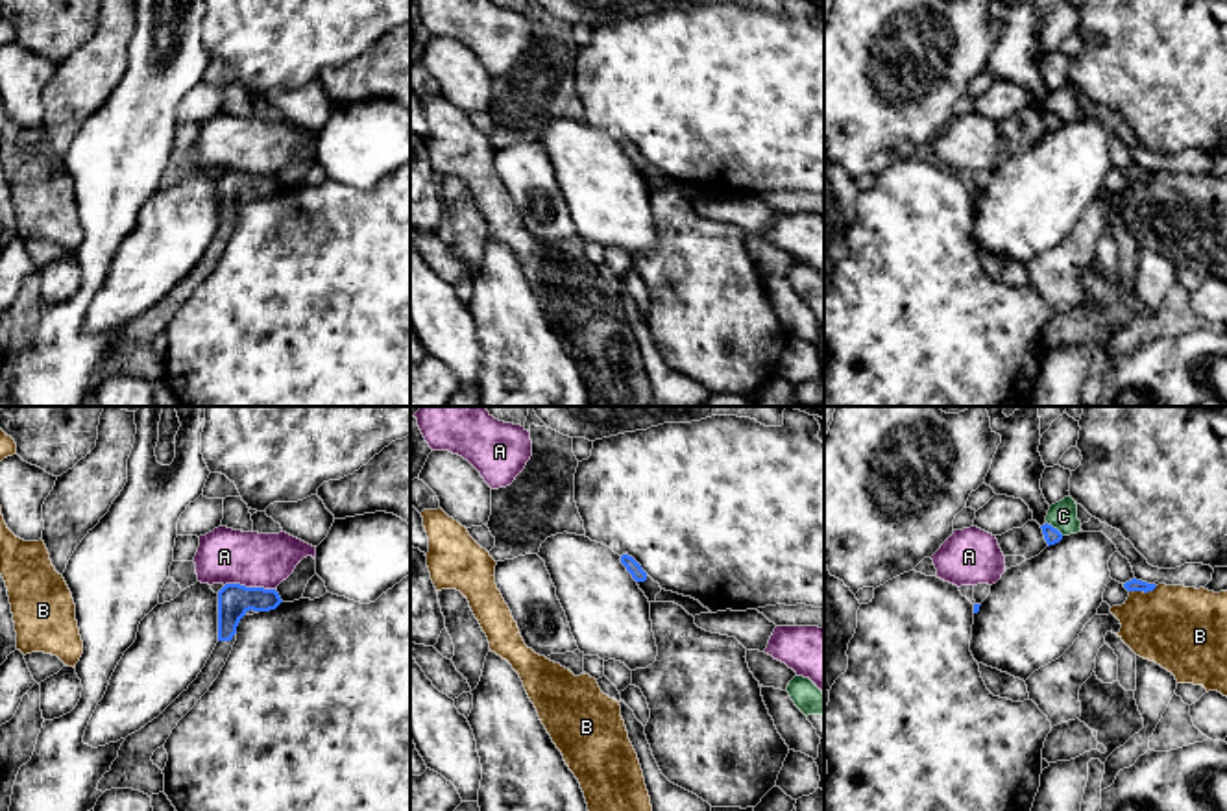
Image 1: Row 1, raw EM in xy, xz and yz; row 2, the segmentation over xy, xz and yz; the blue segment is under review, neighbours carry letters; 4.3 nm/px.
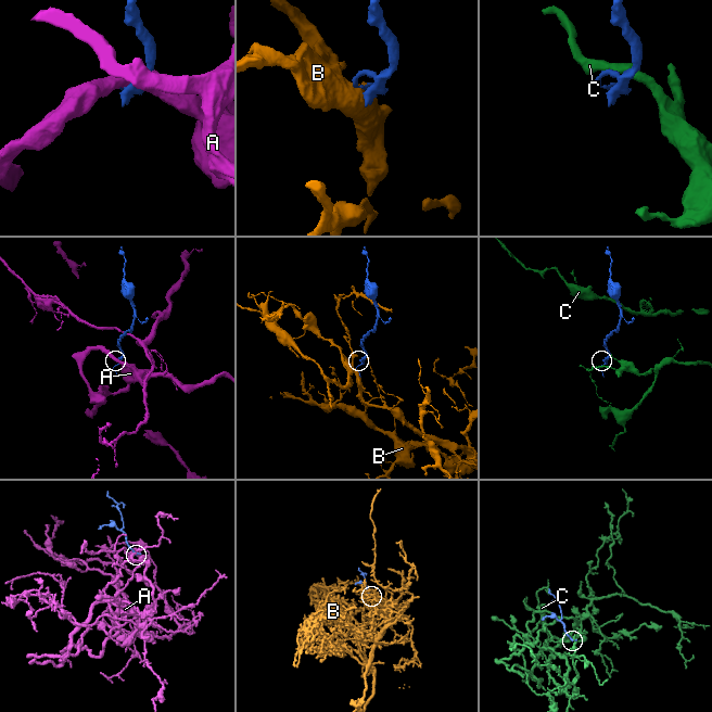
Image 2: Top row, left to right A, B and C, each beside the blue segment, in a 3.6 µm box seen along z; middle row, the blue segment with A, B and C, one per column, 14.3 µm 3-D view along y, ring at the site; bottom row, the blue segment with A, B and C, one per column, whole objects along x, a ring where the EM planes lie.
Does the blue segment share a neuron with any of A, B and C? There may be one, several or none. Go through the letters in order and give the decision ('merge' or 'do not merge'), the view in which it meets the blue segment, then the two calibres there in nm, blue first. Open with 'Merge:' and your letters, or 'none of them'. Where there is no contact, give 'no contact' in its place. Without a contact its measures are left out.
Merge: none of them
A: do not merge; contact in xy; calibres 140 and 240 nm
B: do not merge; contact in yz; calibres 50 and 360 nm
C: do not merge; contact in yz; calibres 70 and 130 nm

